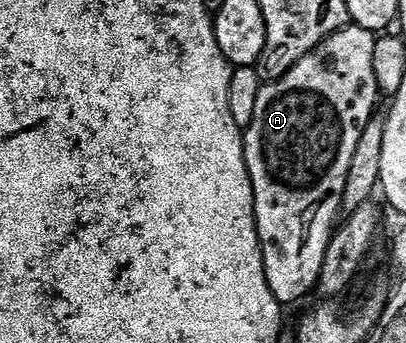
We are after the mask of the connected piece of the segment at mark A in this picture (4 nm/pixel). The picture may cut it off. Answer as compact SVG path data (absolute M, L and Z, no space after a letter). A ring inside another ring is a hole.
M347 23L337 32L331 32L318 46L314 46L302 58L298 58L276 80L261 83L258 90L258 98L254 98L254 118L242 129L244 138L244 157L246 158L246 170L250 174L250 186L254 194L254 218L256 219L256 233L260 239L260 253L264 263L266 274L266 286L270 286L270 294L282 306L288 306L295 300L303 298L307 292L311 293L316 286L318 270L322 268L322 254L326 254L326 246L332 237L332 230L338 220L340 212L340 199L342 198L342 186L346 186L346 169L350 167L350 157L354 154L354 145L358 142L358 134L362 134L362 126L374 114L372 108L376 104L378 89L374 82L374 42L376 36L370 30L354 23Z

